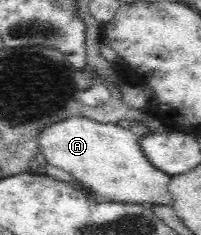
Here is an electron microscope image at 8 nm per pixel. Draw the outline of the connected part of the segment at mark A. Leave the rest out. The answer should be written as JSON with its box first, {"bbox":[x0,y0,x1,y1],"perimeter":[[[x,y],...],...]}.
{"bbox":[37,116,172,205],"perimeter":[[[69,116],[42,127],[37,134],[37,144],[47,164],[71,174],[89,191],[101,193],[115,202],[141,205],[171,203],[169,183],[172,176],[151,165],[139,146],[137,135],[129,128],[118,124],[102,124],[85,116]]]}

